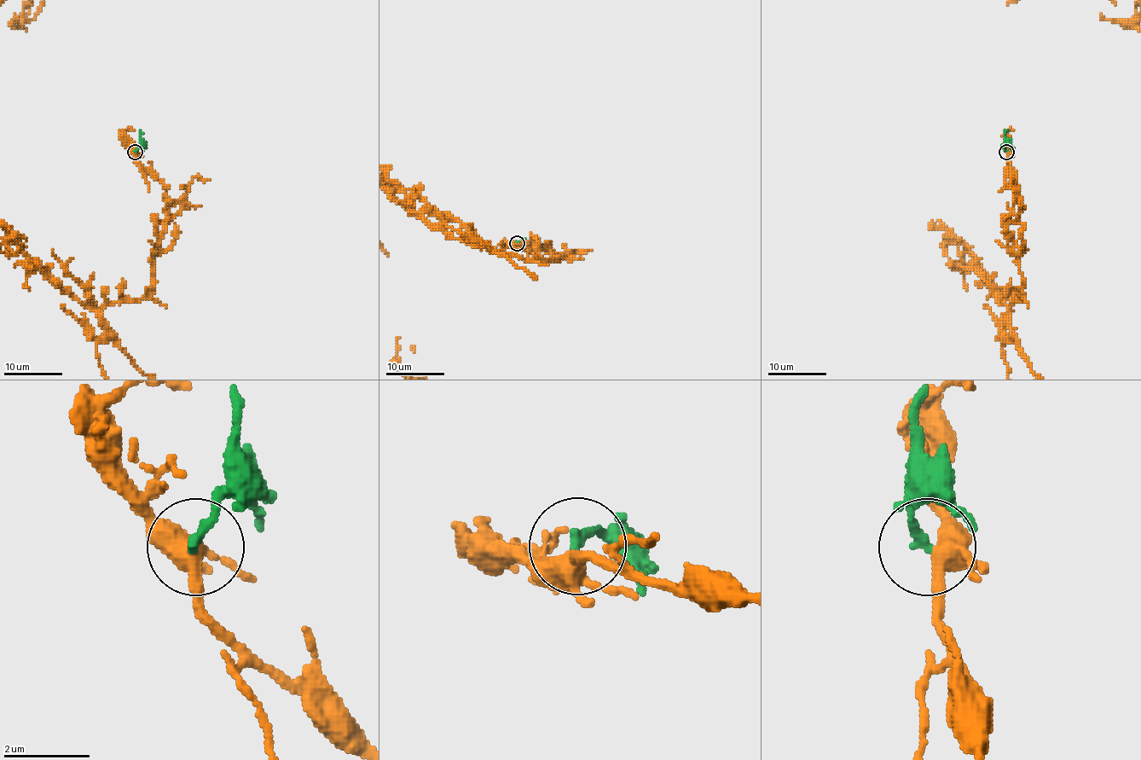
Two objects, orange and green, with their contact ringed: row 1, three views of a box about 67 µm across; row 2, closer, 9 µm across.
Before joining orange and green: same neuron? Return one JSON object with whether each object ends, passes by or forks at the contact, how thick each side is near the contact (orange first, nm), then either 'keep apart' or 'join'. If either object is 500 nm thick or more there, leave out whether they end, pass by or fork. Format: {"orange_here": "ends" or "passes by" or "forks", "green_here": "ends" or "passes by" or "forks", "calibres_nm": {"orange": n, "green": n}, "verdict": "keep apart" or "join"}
{"orange_here": "forks", "green_here": "ends", "calibres_nm": {"orange": 360, "green": 240}, "verdict": "join"}

